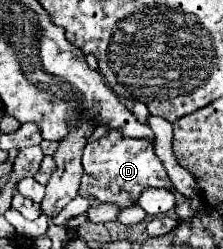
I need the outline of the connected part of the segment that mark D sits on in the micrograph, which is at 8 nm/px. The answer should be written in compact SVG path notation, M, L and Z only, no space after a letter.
M105 133L101 139L89 141L83 153L83 169L85 173L81 179L79 195L99 203L113 203L119 209L133 207L145 189L171 187L171 181L153 151L153 143L119 137L119 133Z

